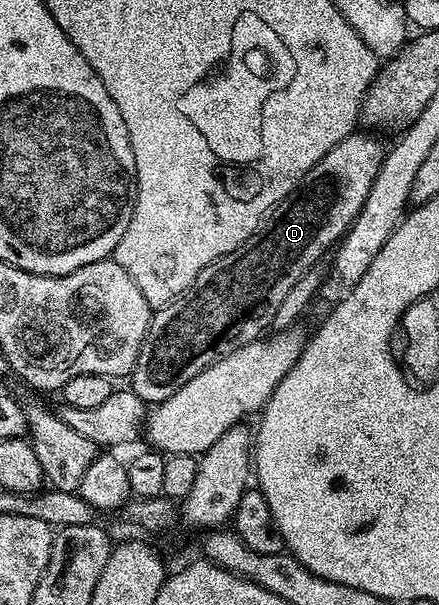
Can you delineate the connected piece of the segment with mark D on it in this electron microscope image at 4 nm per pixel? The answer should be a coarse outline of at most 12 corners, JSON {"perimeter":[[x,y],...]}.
{"perimeter":[[347,136],[152,313],[145,405],[261,339],[348,233],[386,144]]}

